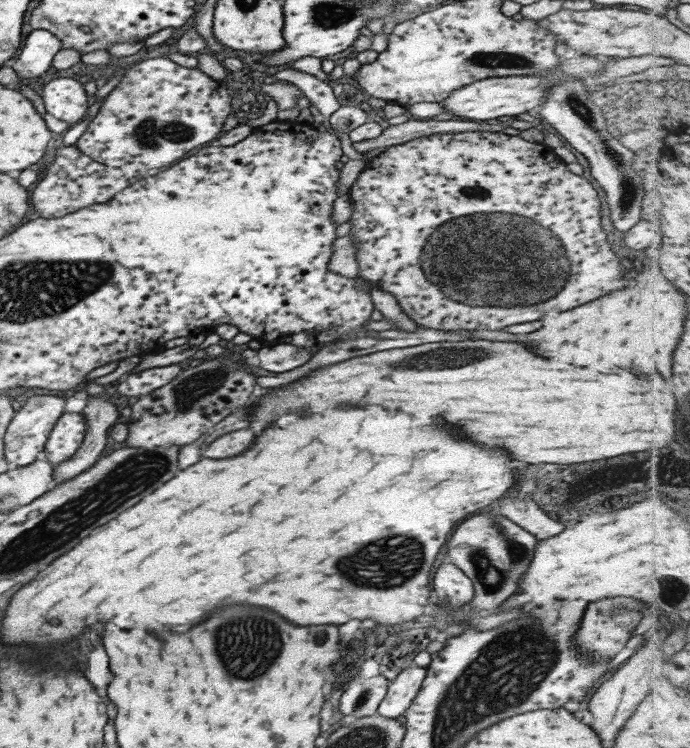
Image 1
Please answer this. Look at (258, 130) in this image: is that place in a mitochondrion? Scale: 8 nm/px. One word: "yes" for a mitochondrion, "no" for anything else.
no

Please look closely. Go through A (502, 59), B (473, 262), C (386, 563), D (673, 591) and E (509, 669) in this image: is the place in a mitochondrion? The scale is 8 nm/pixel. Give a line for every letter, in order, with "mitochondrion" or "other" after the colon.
A: mitochondrion
B: mitochondrion
C: mitochondrion
D: mitochondrion
E: mitochondrion

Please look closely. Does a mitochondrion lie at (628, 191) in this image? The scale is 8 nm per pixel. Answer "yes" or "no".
yes

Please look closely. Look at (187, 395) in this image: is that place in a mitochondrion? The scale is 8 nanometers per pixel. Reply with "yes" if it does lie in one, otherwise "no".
yes

